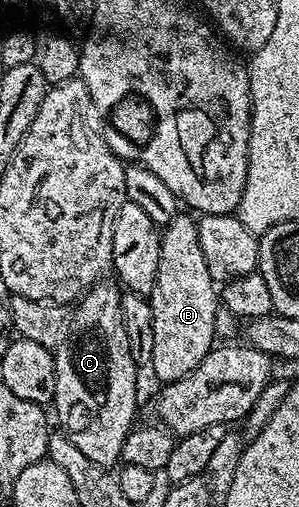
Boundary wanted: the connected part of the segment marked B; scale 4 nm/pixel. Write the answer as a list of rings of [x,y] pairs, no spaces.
[[[175,215],[162,229],[159,238],[157,282],[149,297],[153,310],[153,358],[149,368],[150,371],[155,371],[159,382],[180,380],[188,376],[207,357],[207,353],[216,343],[217,284],[211,279],[209,266],[205,266],[205,254],[201,254],[201,242],[197,242],[197,220],[194,215],[191,216]]]

